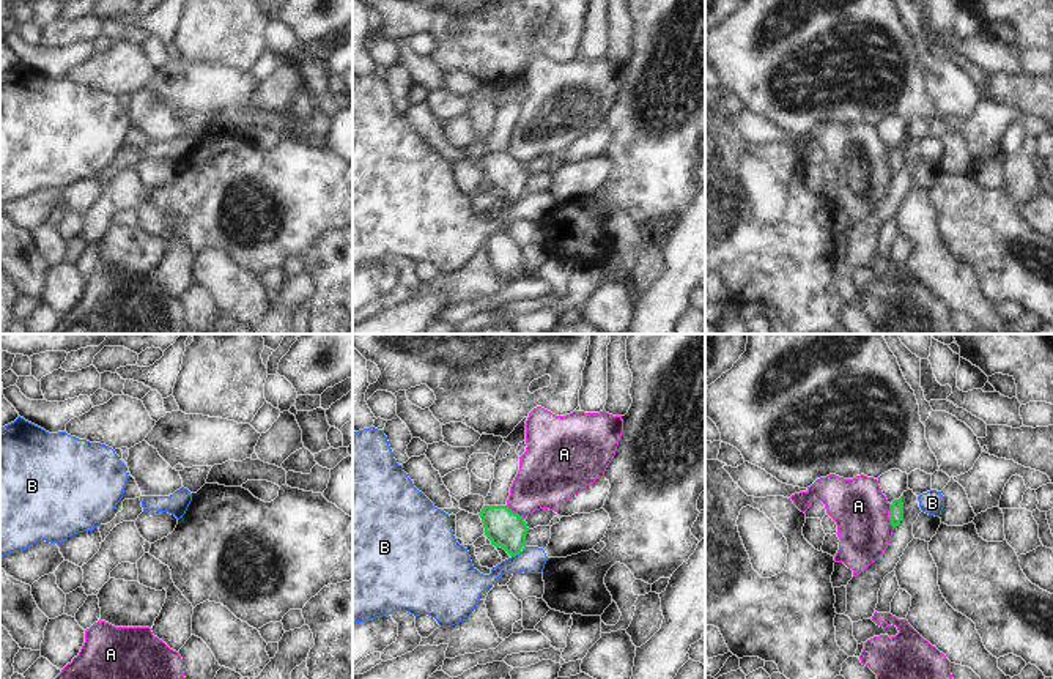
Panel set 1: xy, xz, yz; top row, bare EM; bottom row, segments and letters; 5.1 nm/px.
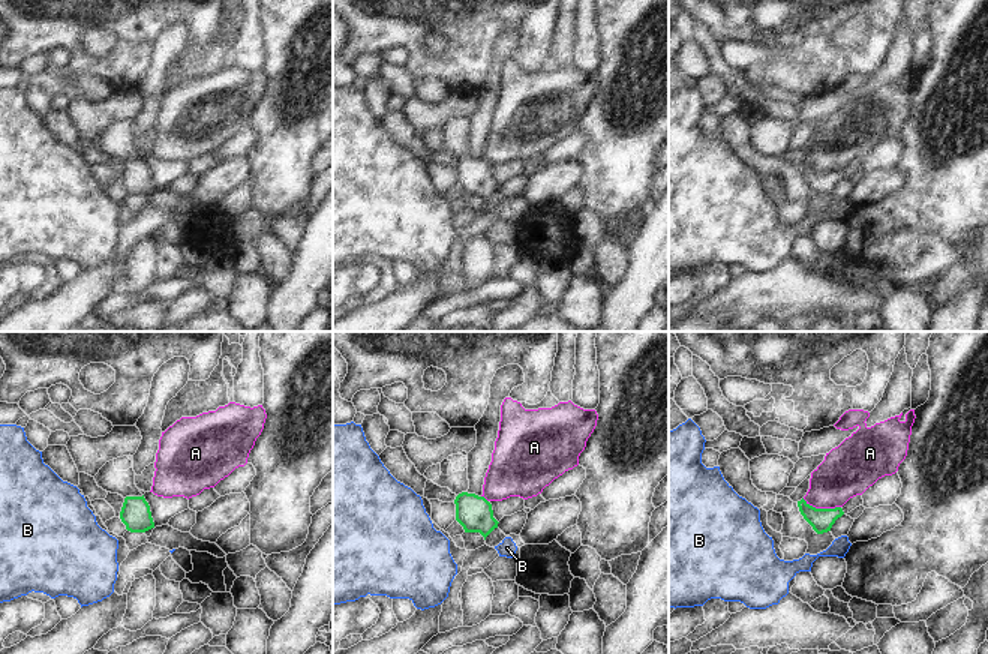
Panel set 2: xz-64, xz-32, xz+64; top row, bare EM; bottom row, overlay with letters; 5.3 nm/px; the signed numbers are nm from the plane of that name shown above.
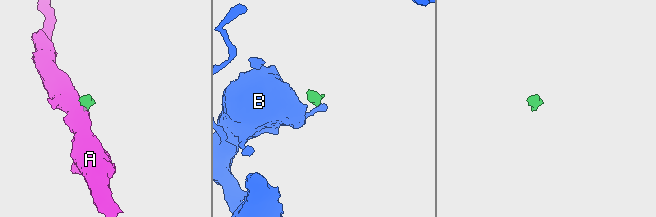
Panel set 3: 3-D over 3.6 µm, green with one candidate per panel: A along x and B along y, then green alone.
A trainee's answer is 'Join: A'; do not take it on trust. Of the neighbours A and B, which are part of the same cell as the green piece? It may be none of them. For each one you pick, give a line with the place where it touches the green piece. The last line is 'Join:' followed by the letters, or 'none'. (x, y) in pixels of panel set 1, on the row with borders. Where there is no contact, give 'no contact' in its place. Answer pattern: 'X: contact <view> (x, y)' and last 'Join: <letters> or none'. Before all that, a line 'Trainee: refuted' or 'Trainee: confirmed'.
Trainee: refuted
Join: none

